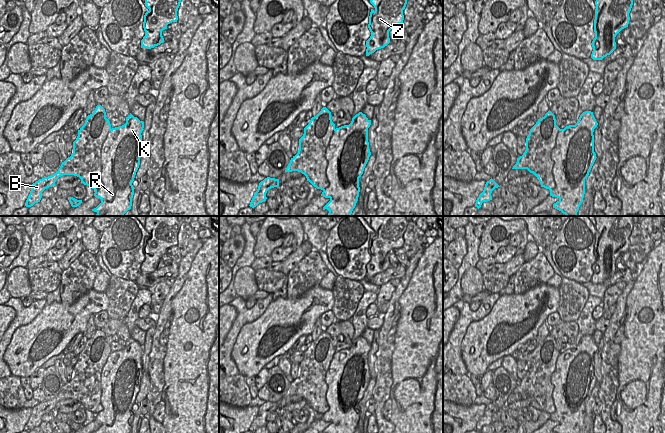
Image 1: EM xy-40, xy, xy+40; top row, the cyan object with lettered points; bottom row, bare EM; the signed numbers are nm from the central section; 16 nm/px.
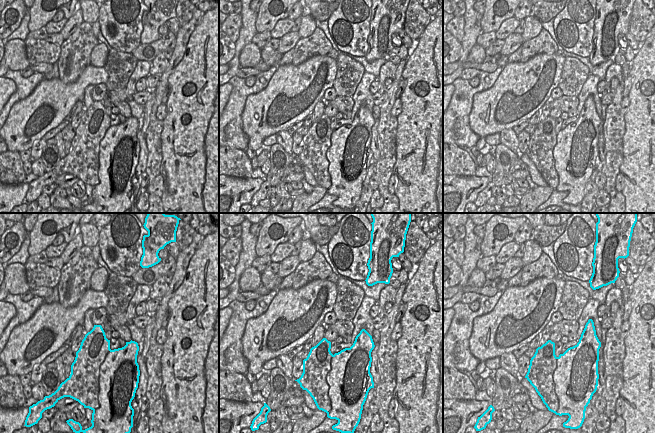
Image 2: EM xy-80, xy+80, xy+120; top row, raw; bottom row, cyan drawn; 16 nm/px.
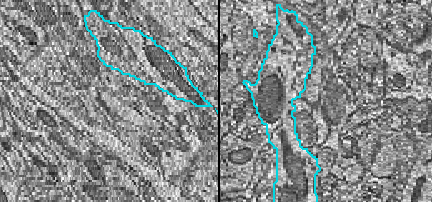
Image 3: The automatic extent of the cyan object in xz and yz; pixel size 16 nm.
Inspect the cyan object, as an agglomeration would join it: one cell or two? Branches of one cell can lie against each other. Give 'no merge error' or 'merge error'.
merge error

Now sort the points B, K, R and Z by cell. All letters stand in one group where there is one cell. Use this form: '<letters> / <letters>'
B / K R Z

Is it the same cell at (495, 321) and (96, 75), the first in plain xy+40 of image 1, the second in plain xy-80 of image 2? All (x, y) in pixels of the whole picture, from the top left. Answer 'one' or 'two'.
one

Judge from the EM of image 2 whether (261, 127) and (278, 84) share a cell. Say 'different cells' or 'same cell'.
same cell

